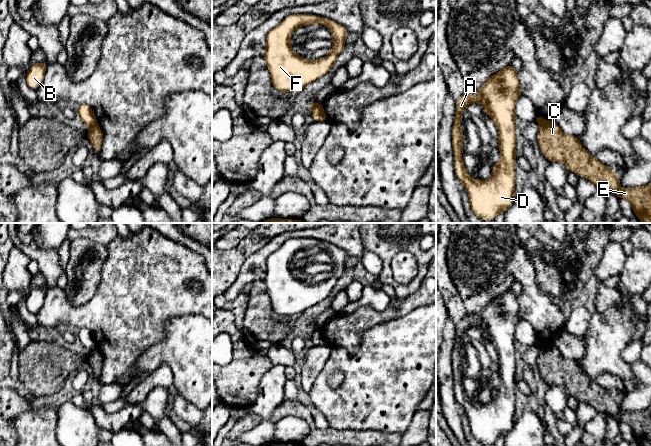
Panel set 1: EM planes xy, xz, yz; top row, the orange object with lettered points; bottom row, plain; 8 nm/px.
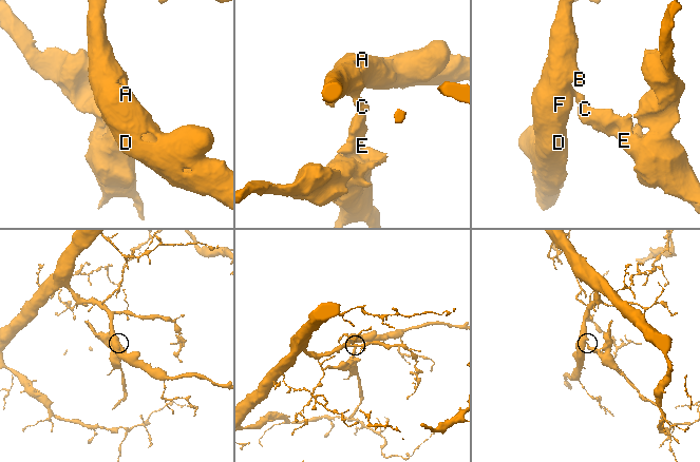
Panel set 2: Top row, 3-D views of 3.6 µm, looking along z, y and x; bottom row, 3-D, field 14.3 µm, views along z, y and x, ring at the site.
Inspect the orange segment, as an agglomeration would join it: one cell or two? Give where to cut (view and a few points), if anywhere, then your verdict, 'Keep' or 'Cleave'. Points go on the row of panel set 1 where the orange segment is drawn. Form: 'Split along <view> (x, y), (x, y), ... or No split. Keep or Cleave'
Split along xy (96, 123), (89, 128). Cleave

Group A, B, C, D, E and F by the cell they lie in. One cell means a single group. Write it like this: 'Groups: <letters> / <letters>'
Groups: A B D F / C E

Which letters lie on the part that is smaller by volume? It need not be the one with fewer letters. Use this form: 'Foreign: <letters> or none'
Foreign: C, E

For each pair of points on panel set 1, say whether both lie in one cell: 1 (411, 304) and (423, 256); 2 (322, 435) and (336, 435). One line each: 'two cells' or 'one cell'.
1: two cells
2: one cell

